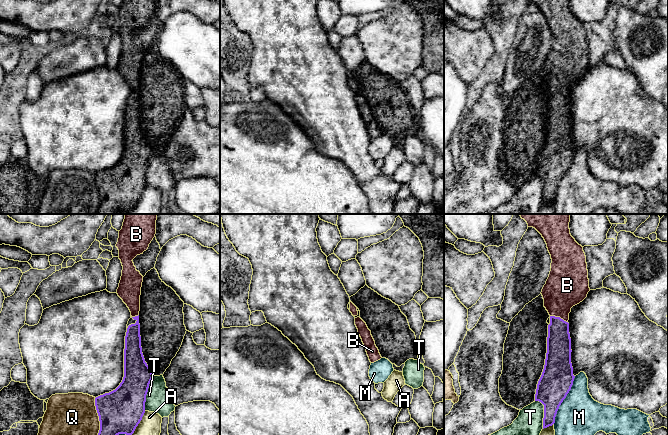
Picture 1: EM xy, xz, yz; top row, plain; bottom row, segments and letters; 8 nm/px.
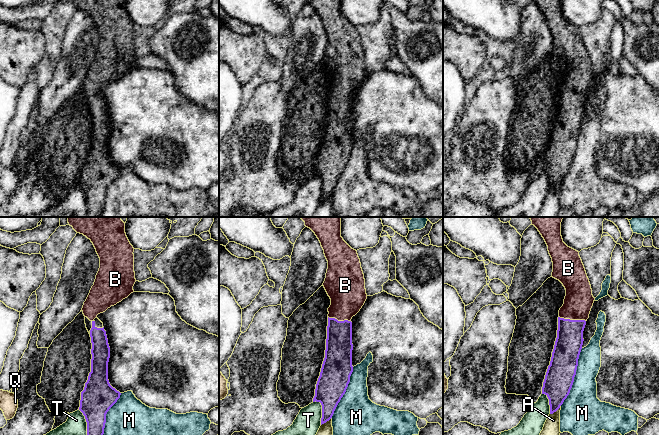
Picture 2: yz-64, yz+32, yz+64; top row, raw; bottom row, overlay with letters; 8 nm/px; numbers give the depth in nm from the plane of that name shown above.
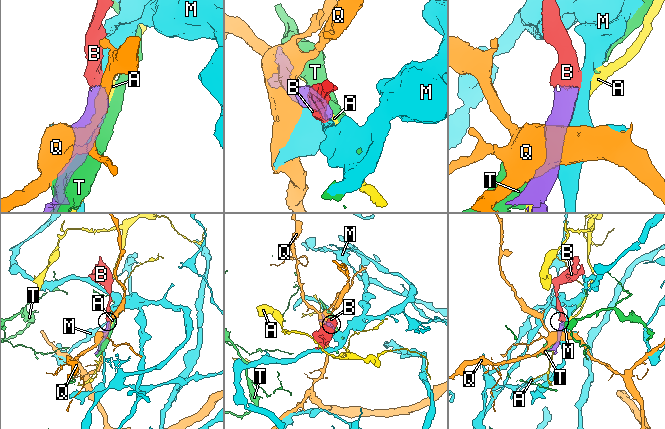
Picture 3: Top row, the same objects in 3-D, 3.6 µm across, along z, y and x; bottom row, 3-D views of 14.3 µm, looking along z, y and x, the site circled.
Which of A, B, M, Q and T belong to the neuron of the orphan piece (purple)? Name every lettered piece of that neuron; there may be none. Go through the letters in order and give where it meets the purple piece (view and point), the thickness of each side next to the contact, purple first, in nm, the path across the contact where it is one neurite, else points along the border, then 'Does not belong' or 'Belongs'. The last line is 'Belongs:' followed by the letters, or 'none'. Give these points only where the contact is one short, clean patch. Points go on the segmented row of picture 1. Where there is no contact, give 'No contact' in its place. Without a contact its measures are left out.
A: Touches purple at xy (139, 422). Thickness 360 nm (purple) against 160 nm. Does not belong
B: Touches purple at yz (559, 317). Thickness 190 nm (purple) against 320 nm. Path across: yz (558, 341), (559, 317), (559, 296), (565, 287). Belongs
M: Touches purple at yz (563, 399). Thickness 260 nm (purple) against 340 nm. Does not belong
Q: Touches purple at xy (98, 415). Thickness 360 nm (purple) against 340 nm. Does not belong
T: Touches purple at xy (146, 393). Thickness 360 nm (purple) against 200 nm. Does not belong
Belongs: B

